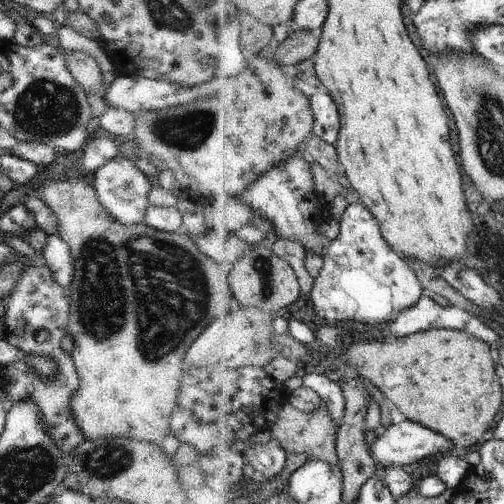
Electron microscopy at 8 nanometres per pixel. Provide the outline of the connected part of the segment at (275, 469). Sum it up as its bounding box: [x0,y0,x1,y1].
[239,442,288,480]

